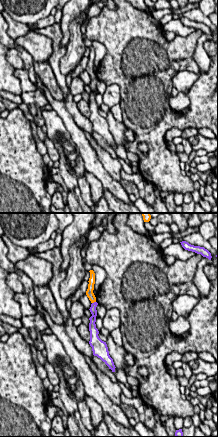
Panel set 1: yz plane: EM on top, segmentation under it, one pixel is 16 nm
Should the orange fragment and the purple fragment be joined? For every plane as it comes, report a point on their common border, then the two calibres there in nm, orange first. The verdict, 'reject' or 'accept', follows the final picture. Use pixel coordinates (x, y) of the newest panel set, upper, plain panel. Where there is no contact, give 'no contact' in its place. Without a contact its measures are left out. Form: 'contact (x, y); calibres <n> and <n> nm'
contact (93, 78); calibres 120 and 100 nm

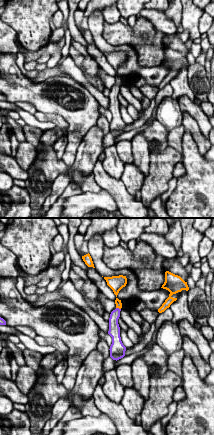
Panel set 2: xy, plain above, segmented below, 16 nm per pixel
contact (118, 83); calibres 100 and 160 nm

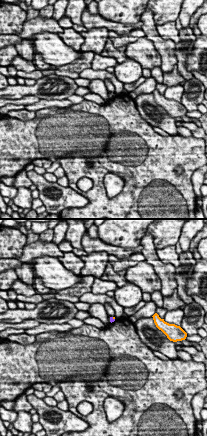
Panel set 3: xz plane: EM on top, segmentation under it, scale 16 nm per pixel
contact (113, 94); calibres 30 and 60 nm

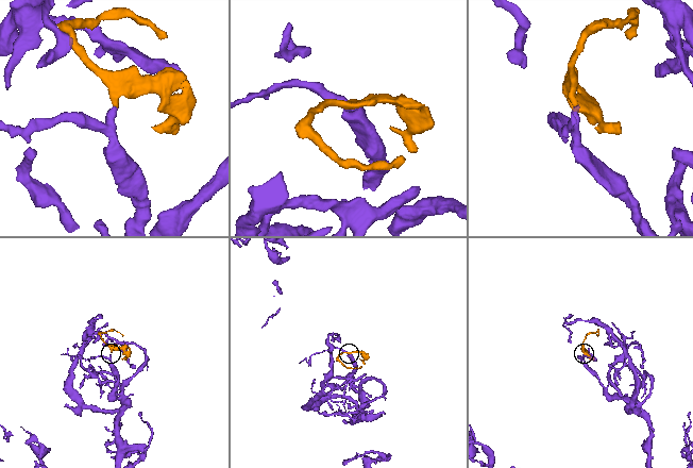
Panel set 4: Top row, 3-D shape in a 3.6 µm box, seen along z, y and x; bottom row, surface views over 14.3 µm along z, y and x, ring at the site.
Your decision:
accept

